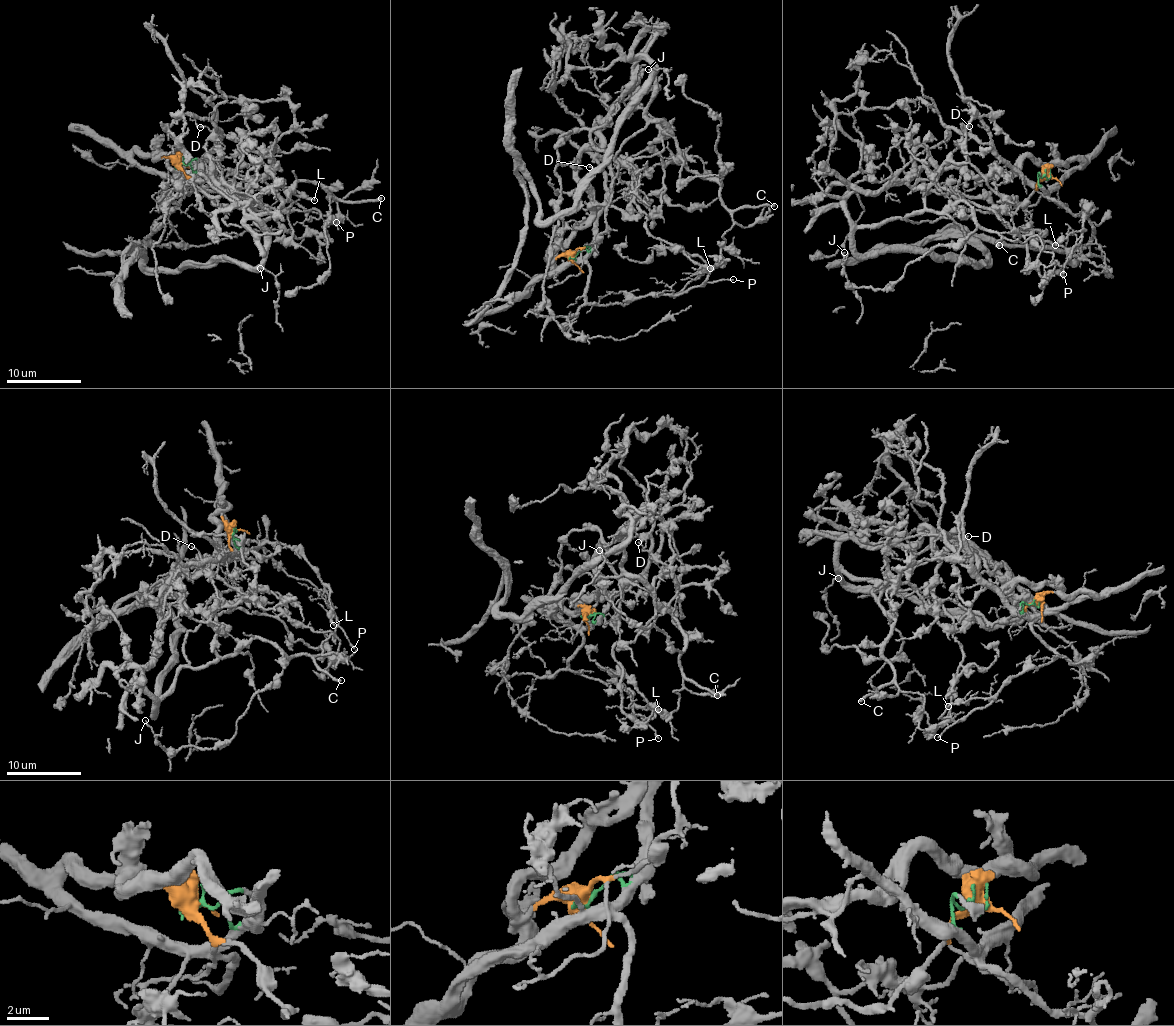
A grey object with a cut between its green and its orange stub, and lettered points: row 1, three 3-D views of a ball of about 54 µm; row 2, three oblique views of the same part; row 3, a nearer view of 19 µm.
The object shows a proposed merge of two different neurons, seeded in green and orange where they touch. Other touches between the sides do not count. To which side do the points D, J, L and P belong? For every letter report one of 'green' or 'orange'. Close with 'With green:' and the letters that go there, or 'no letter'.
D: green
J: orange
L: green
P: green
With green: D, L, P

